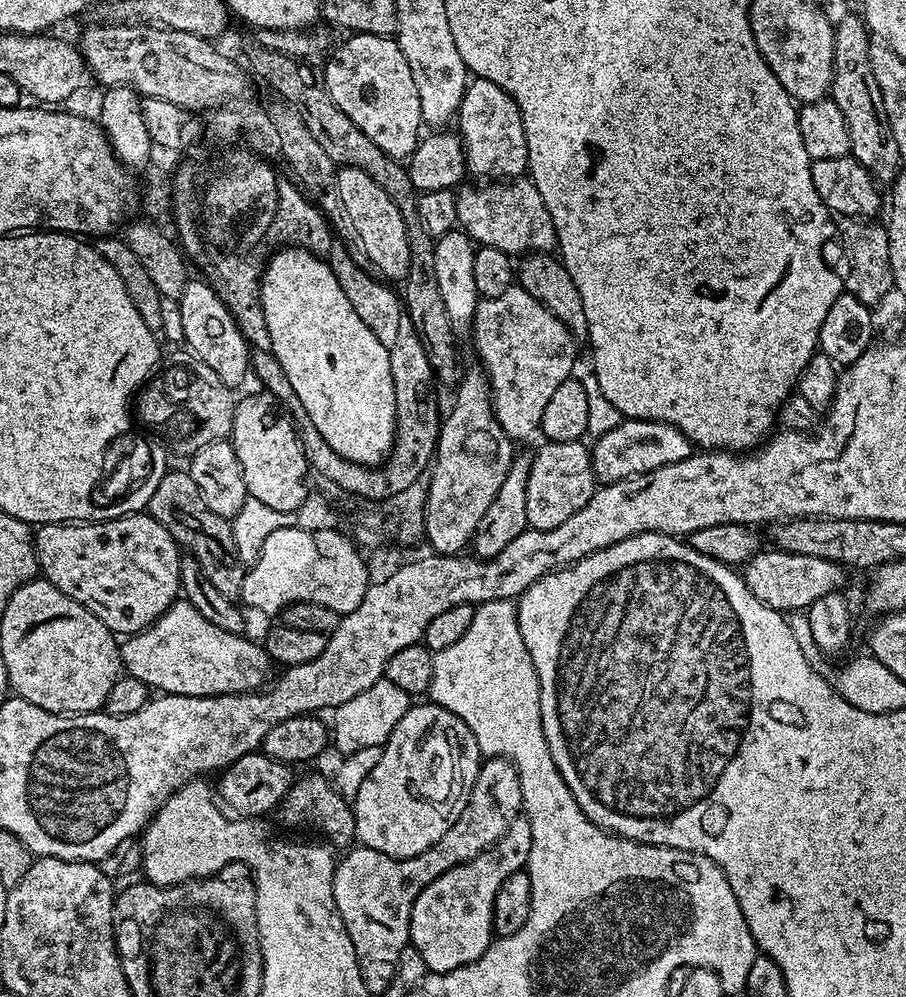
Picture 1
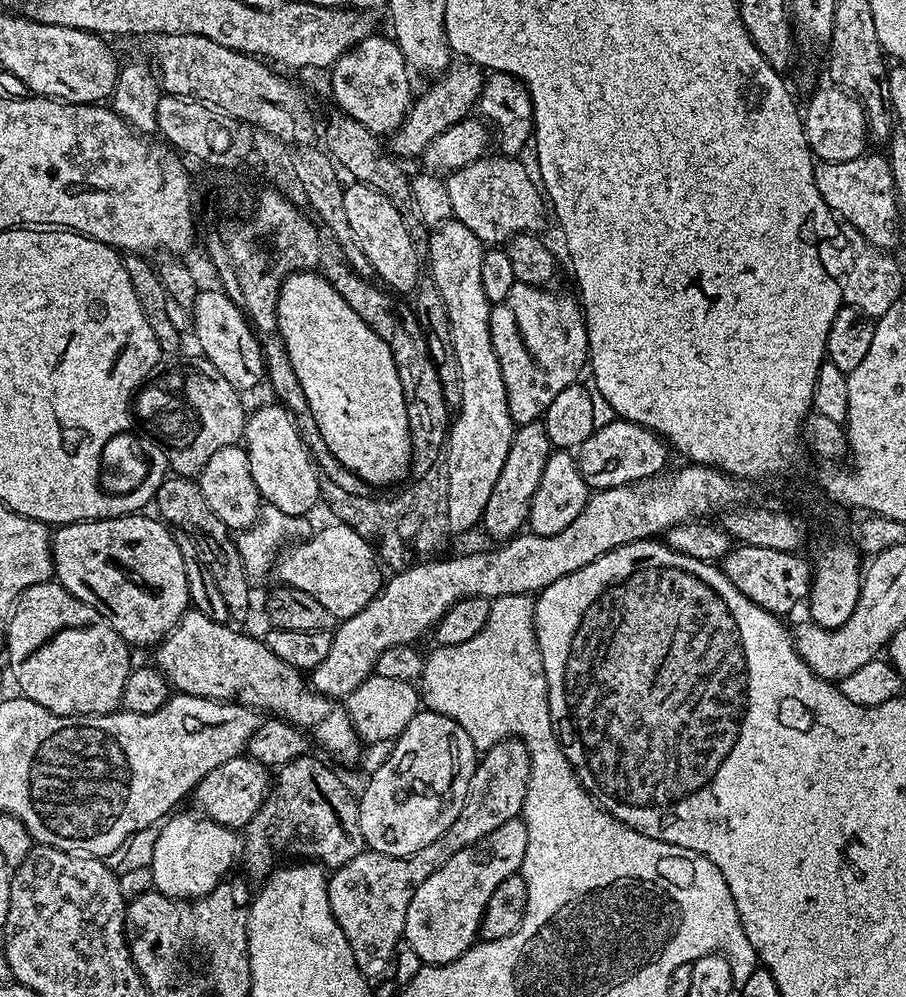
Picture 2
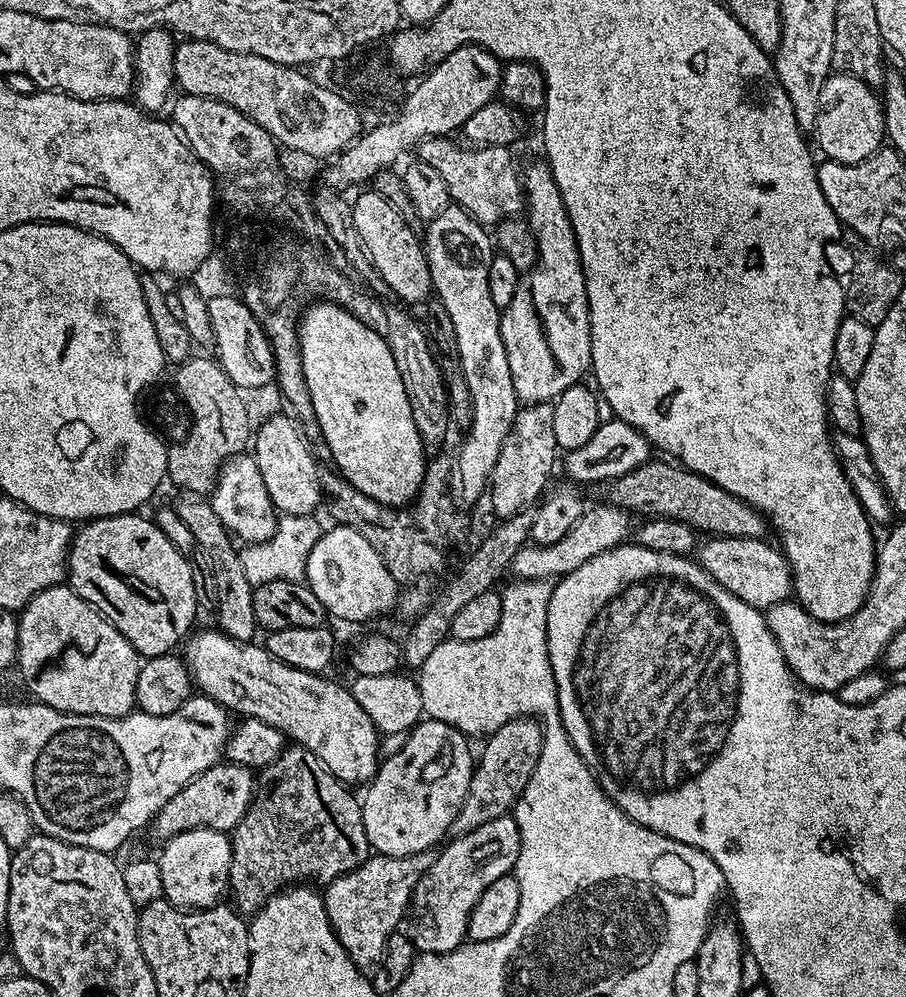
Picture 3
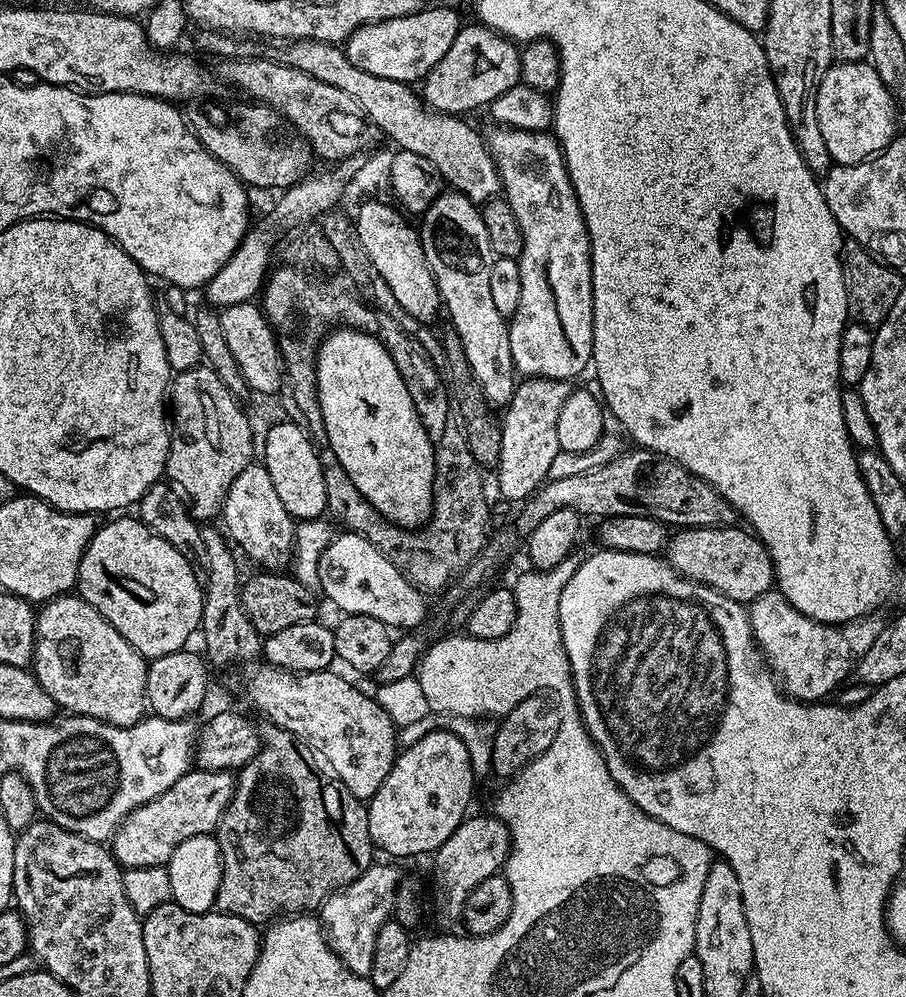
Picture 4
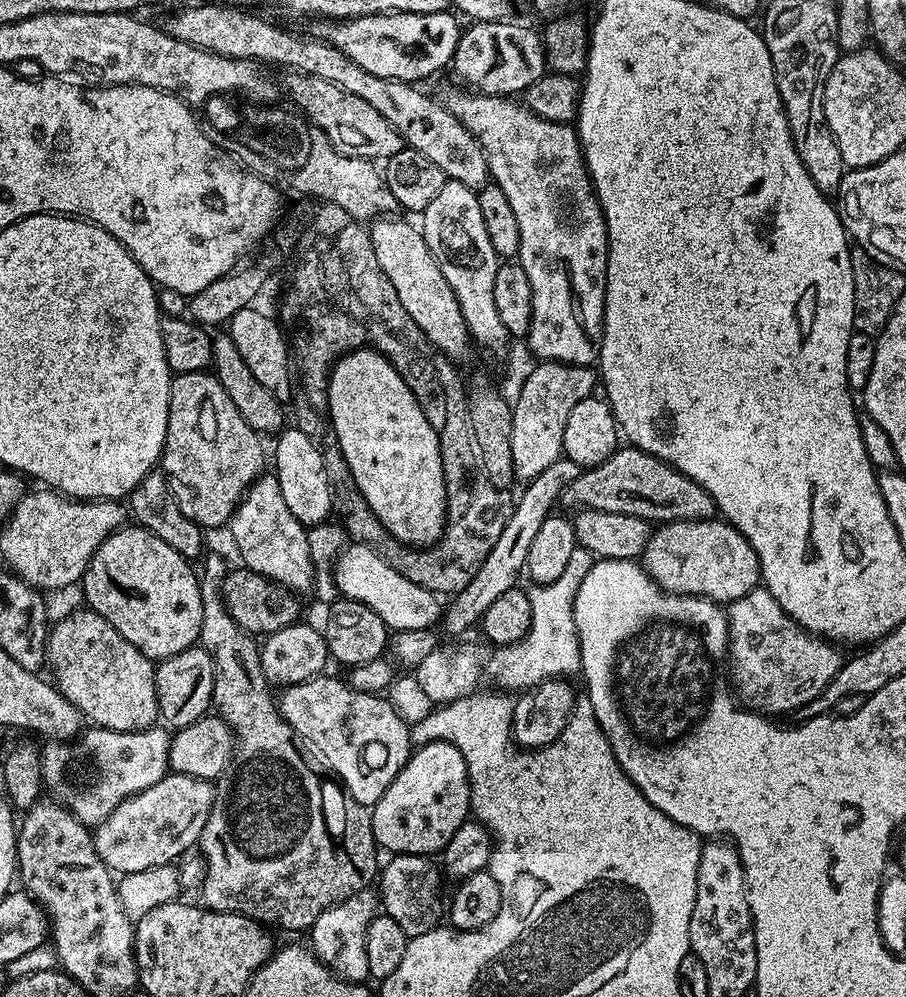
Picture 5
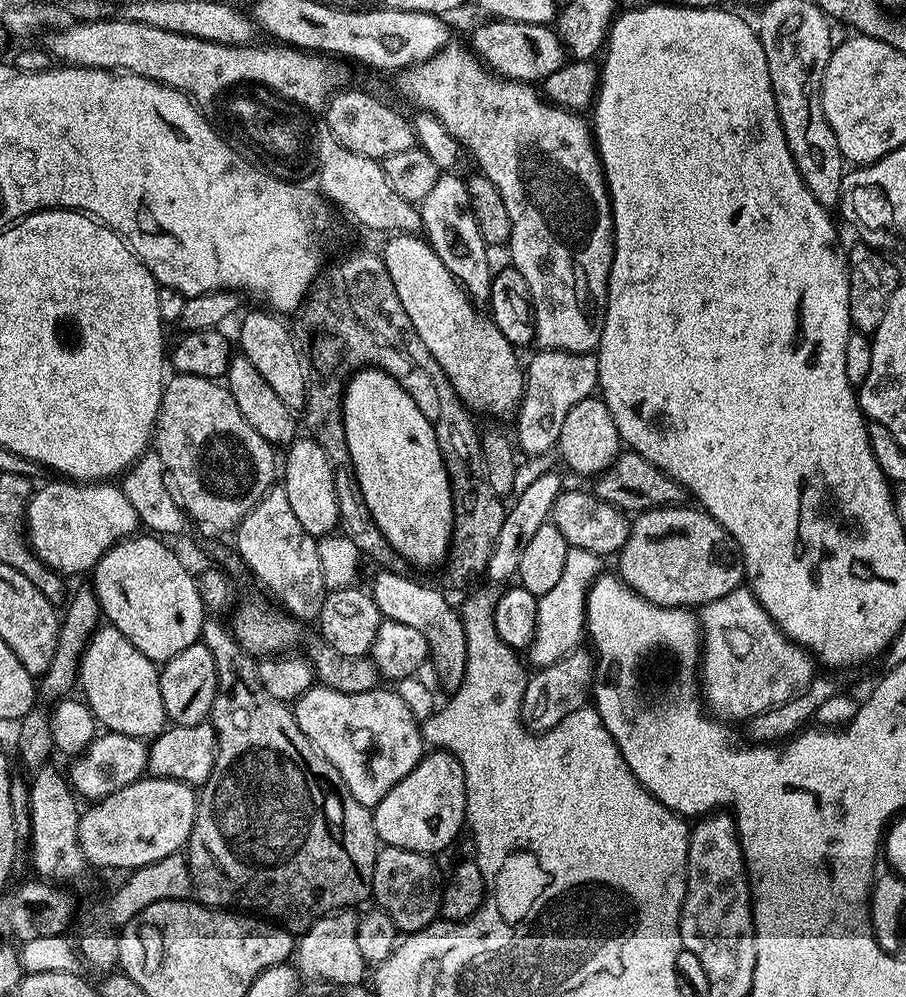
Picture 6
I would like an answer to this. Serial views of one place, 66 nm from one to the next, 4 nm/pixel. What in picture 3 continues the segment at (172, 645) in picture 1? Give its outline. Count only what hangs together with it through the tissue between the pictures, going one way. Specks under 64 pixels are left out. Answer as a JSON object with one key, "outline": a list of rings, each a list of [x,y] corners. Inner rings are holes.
{"outline":[[[211,630],[212,632],[193,631],[187,637],[186,643],[183,645],[182,659],[188,666],[189,672],[192,673],[192,679],[195,687],[199,689],[205,696],[209,696],[211,700],[216,701],[224,708],[228,709],[229,713],[239,715],[244,718],[258,718],[258,722],[266,722],[266,726],[274,726],[274,730],[284,733],[289,741],[295,742],[299,747],[310,750],[324,765],[330,770],[330,774],[334,774],[334,778],[338,778],[345,786],[353,786],[352,784],[367,785],[372,777],[376,774],[376,769],[381,763],[379,752],[379,744],[381,740],[381,733],[377,731],[374,722],[371,721],[370,715],[362,710],[362,706],[358,704],[358,699],[354,698],[351,687],[335,684],[332,680],[327,680],[329,677],[324,674],[317,674],[314,672],[307,672],[306,670],[298,670],[294,666],[286,666],[286,662],[278,662],[278,658],[274,658],[274,654],[270,654],[267,648],[261,646],[256,642],[245,642],[243,640],[231,640],[229,636],[225,636],[219,630]]]}

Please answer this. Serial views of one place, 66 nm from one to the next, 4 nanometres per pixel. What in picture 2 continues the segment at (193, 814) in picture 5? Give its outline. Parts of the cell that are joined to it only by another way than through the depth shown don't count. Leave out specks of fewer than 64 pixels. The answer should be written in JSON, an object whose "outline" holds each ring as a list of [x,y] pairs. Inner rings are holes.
{"outline":[[[241,754],[230,758],[230,762],[222,762],[222,766],[214,766],[206,778],[199,780],[194,789],[199,815],[220,824],[223,828],[243,830],[258,814],[264,799],[268,797],[270,787],[270,769],[254,757]]]}

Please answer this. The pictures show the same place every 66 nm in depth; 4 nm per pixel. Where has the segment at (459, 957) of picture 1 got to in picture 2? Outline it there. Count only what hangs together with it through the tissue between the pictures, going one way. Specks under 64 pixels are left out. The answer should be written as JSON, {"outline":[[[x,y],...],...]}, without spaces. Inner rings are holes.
{"outline":[[[523,817],[508,819],[478,842],[458,850],[418,886],[407,906],[403,939],[417,951],[423,965],[457,960],[475,944],[490,896],[500,882],[519,871],[525,860],[526,845]]]}

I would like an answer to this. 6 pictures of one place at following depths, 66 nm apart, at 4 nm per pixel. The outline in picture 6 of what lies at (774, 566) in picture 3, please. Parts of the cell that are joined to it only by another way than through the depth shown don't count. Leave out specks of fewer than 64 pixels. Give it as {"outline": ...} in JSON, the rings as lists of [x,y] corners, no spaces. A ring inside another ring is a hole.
{"outline":[[[680,507],[645,508],[639,513],[631,521],[615,568],[621,580],[663,608],[703,606],[742,584],[742,565],[724,527],[699,507]]]}

